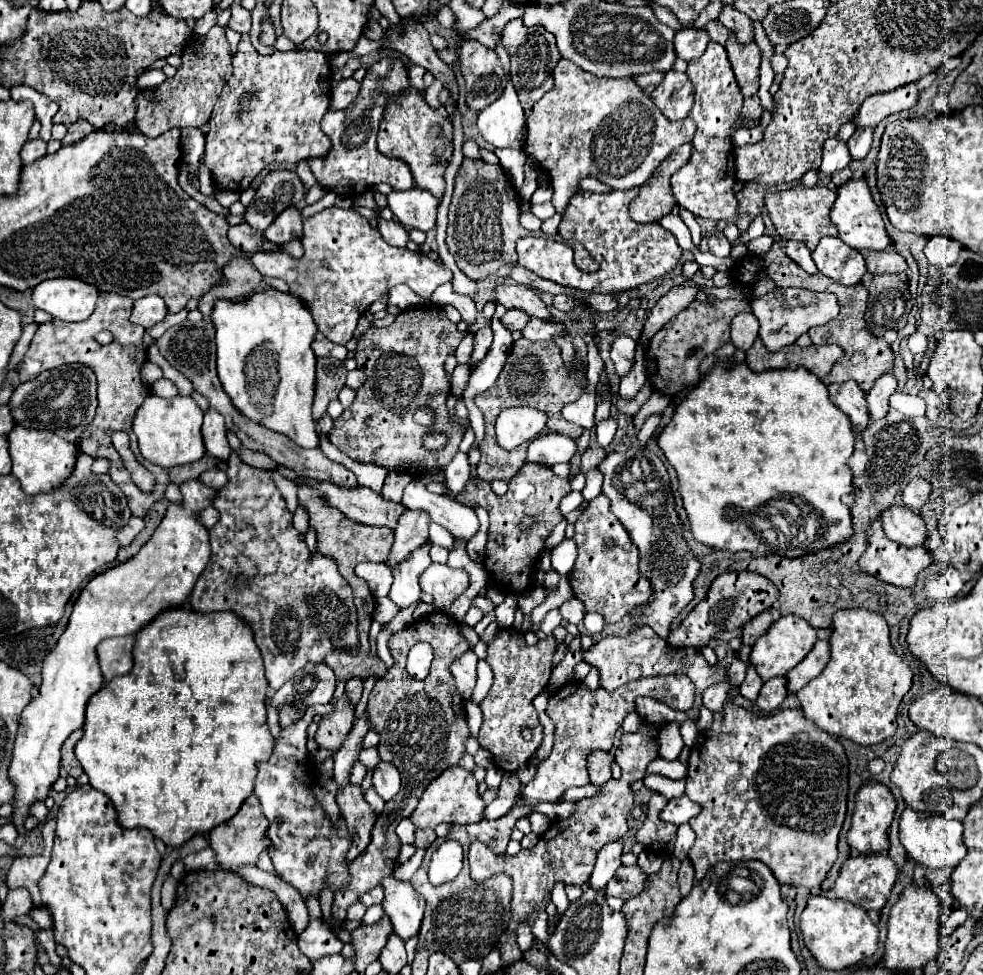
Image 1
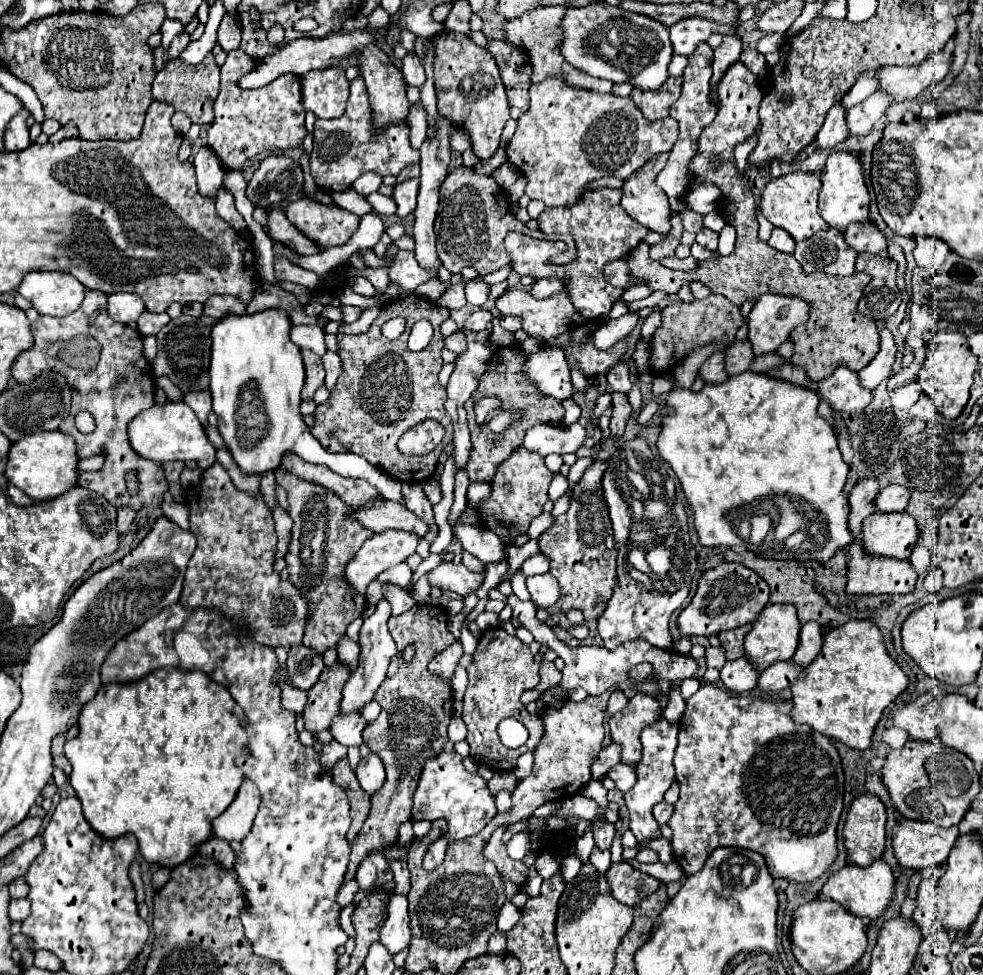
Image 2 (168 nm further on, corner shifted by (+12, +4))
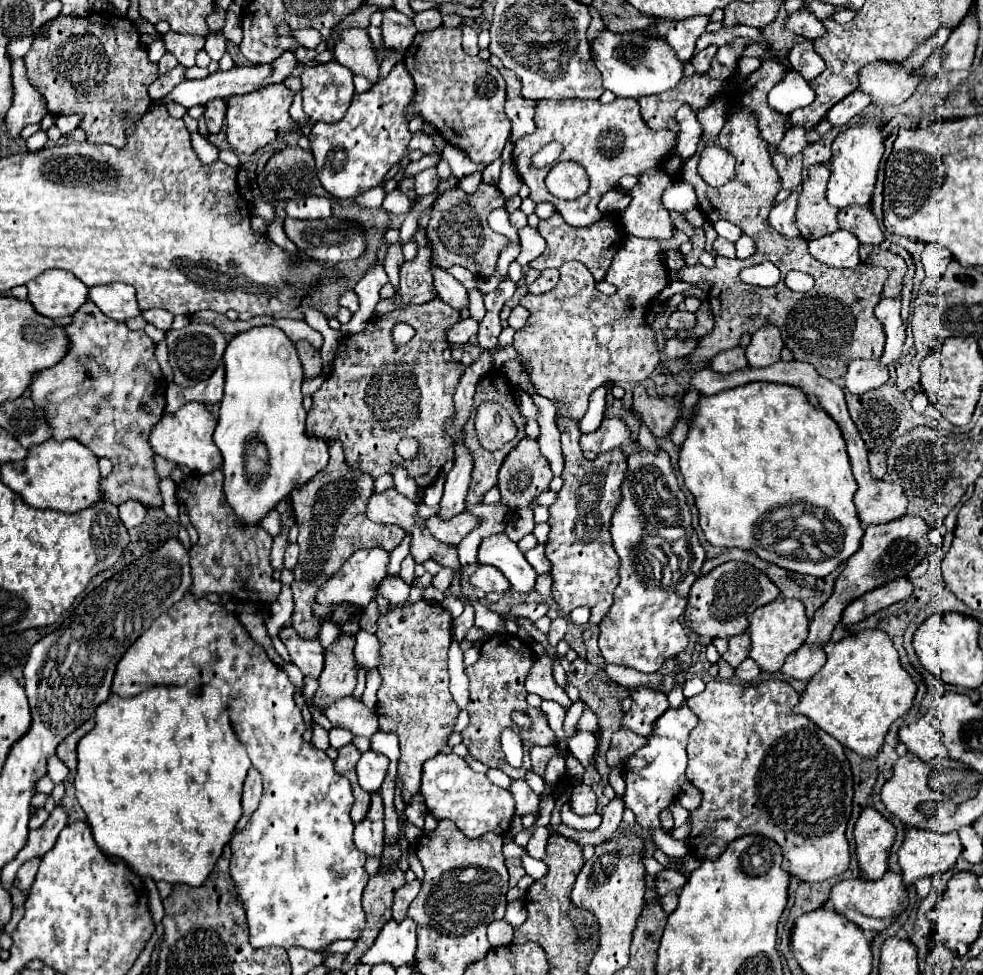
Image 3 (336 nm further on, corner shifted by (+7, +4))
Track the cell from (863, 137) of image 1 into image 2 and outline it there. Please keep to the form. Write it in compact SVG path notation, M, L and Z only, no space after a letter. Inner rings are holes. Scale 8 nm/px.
M876 91L868 99L858 103L856 107L852 107L846 117L850 135L866 135L874 127L874 123L886 113L886 109L892 105L892 101L894 101L894 97L890 93Z

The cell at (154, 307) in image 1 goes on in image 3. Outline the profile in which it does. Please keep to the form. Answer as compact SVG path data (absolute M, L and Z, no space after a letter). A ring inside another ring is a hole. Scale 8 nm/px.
M111 283L103 287L91 287L89 289L89 299L111 319L115 321L125 321L129 317L141 315L135 289L131 285L123 283Z

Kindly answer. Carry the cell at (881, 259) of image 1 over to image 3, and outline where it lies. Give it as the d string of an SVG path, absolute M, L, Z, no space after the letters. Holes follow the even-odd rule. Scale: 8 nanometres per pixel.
M851 207L847 211L843 209L843 211L839 211L837 221L839 221L841 229L853 233L861 243L881 245L885 239L883 231L869 207Z

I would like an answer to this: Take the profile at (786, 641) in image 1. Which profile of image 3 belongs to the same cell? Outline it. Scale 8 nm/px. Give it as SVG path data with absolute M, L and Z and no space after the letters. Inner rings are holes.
M777 599L755 609L755 613L751 613L751 625L749 625L751 659L759 663L763 671L769 671L769 673L779 671L785 657L805 643L807 627L809 627L809 621L807 621L803 603L799 599Z

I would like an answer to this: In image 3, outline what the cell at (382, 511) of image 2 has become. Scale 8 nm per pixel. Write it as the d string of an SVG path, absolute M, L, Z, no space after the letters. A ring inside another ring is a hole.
M467 511L455 515L455 517L451 517L451 519L447 519L447 521L443 521L443 519L437 517L437 515L431 515L431 517L425 521L425 527L429 529L429 533L431 533L435 539L447 543L447 545L459 545L459 541L461 541L471 529L475 529L477 525L479 525L479 519L475 519L475 517L473 517L471 513L467 513Z

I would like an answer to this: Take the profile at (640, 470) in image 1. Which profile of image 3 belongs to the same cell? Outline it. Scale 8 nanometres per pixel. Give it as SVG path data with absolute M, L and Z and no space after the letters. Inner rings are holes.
M639 441L635 443L639 451L629 457L629 469L621 485L621 501L611 519L613 547L621 559L621 581L615 589L615 601L601 621L599 649L605 663L655 673L665 659L687 647L687 635L679 617L689 601L691 585L701 575L699 569L705 561L705 551L691 525L691 511L685 493L679 489L669 455L663 449L651 453L641 447ZM657 541L659 557L651 557Z

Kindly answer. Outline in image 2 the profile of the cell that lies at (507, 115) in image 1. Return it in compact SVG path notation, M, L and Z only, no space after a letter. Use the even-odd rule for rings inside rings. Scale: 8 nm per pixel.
M600 1L582 9L568 9L566 17L562 19L562 29L564 59L592 77L608 79L612 83L630 83L632 87L644 91L660 89L668 79L668 65L674 55L668 39L668 29L662 27L658 21L652 21L650 17L630 13ZM606 23L608 31L614 29L612 41L606 33L600 33L606 27Z

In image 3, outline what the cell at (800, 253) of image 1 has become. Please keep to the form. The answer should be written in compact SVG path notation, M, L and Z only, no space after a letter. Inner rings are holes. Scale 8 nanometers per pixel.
M795 189L787 201L779 203L777 207L773 207L771 215L769 215L769 223L771 227L783 235L785 239L797 239L799 237L799 229L795 227L795 205L797 205L797 193L799 189Z

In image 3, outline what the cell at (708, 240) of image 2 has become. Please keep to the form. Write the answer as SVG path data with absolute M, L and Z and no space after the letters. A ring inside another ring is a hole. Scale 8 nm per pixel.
M717 237L717 239L715 239L713 251L715 251L717 255L723 255L723 257L731 257L731 259L735 257L735 247L733 247L733 243L727 241L727 239L723 239L723 237Z

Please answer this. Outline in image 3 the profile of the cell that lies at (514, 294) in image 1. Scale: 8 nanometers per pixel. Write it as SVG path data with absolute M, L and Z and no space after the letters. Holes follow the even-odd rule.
M627 237L623 249L613 257L613 265L607 271L607 283L617 287L617 293L607 297L595 289L593 275L587 267L579 261L567 261L561 265L561 281L551 293L545 295L523 295L519 305L525 307L531 315L523 329L515 333L513 347L519 351L523 361L527 363L533 385L537 393L551 399L563 401L569 407L563 407L563 413L571 413L571 417L581 419L587 411L587 399L593 389L609 383L609 381L623 381L623 383L641 383L645 381L659 365L659 349L653 339L651 327L643 321L649 311L651 299L667 287L667 269L663 265L663 253L655 239L639 239Z

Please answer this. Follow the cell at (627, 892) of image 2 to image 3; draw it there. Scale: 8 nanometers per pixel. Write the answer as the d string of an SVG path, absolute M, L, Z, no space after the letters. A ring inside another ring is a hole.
M663 869L663 871L657 873L653 887L655 887L657 895L663 897L665 893L677 891L679 887L683 887L685 881L687 881L687 877L685 877L683 873L677 873L677 871L673 871L673 869Z

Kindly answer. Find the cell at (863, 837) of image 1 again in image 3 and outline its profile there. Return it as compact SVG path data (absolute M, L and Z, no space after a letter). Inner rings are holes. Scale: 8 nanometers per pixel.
M865 807L855 823L859 867L867 879L879 879L887 871L889 849L895 841L895 827L877 809Z

